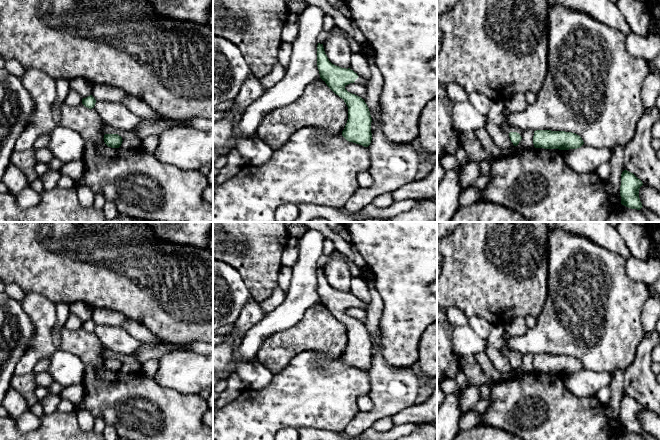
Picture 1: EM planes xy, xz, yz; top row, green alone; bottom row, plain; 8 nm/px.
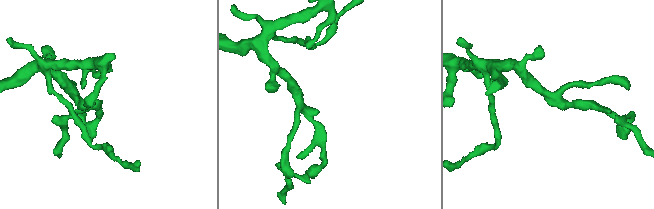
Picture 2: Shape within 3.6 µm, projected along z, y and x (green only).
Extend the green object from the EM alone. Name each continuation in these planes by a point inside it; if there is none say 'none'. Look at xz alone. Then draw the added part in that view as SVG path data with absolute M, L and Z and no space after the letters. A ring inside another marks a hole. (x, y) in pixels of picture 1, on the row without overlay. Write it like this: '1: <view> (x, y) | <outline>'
1: xz (359, 304) | M358 301L354 307L357 307L357 308L362 308L364 310L367 310L368 309L368 303L365 303L365 302L362 302L362 301Z

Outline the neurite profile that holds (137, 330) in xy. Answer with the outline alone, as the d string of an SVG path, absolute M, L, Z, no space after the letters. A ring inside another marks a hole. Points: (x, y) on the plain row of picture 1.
M126 318L121 327L141 342L158 343L161 341L161 339L151 333L144 325L133 319Z

